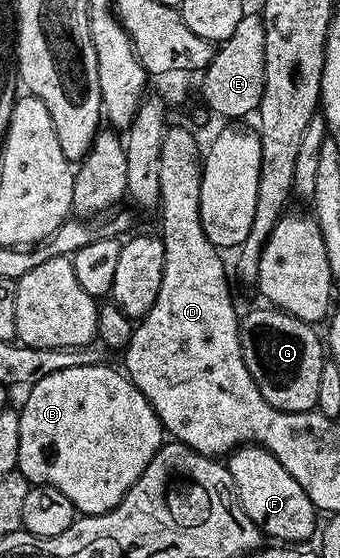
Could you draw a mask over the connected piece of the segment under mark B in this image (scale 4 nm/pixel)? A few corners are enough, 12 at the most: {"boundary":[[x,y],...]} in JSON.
{"boundary":[[108,363],[19,406],[16,469],[109,513],[166,441]]}

